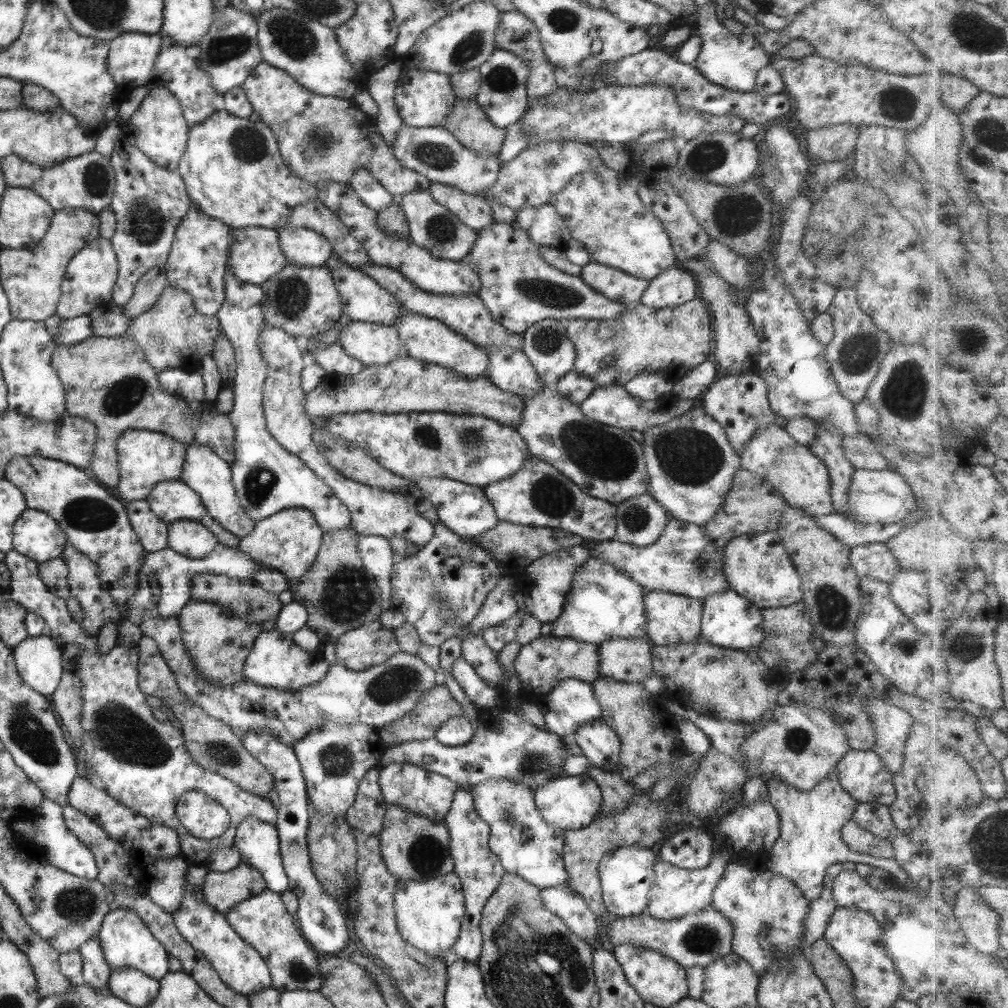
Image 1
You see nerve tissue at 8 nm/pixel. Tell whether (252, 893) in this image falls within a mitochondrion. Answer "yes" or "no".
no

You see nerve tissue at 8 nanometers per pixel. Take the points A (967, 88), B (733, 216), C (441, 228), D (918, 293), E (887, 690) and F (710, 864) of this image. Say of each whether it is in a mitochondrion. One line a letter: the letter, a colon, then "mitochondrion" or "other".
A: other
B: mitochondrion
C: mitochondrion
D: mitochondrion
E: other
F: other

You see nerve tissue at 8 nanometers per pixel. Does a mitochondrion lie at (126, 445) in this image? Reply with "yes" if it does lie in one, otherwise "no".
no

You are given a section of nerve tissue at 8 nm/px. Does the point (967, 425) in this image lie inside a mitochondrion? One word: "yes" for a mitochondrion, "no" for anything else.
no

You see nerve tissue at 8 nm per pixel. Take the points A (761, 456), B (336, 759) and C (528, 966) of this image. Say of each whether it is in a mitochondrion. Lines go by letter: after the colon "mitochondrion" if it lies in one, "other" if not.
A: other
B: mitochondrion
C: mitochondrion

